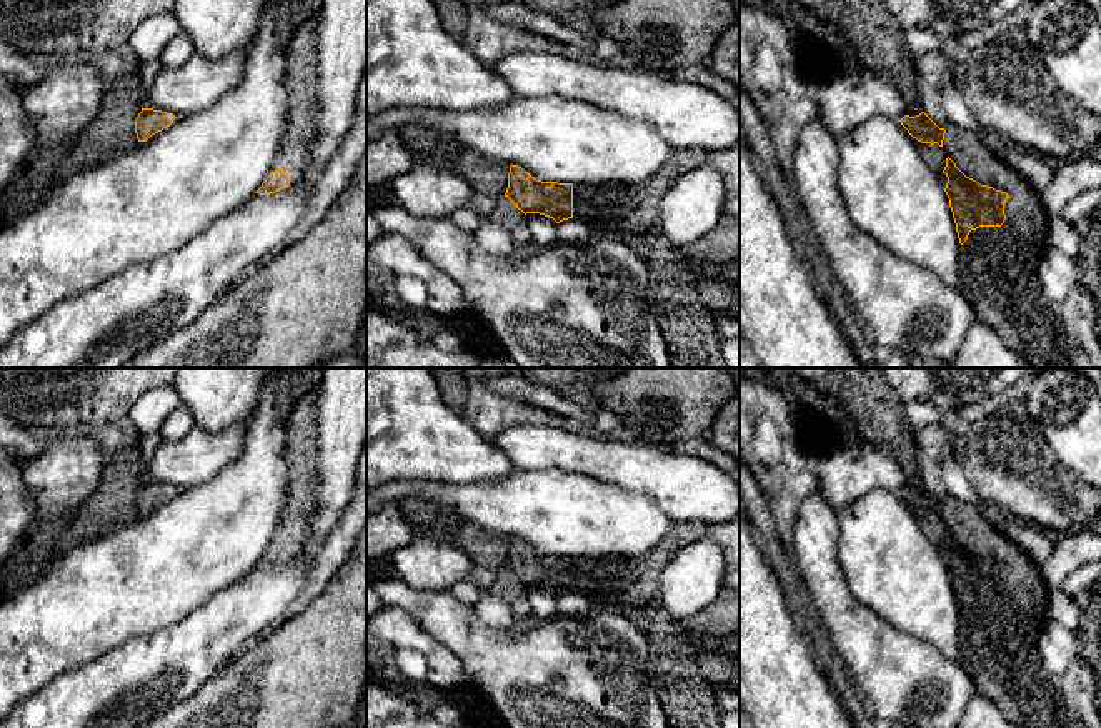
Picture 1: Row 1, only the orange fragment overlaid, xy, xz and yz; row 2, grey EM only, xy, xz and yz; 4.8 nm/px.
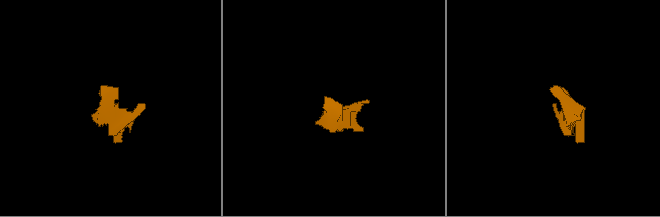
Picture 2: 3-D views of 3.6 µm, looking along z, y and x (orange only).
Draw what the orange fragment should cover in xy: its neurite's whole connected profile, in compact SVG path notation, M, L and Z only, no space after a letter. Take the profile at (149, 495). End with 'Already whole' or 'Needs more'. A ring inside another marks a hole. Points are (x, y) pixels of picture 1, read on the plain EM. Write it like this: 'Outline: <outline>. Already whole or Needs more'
Outline: M142 481L135 493L135 506L138 515L147 515L152 508L170 500L177 490L153 481Z. Already whole

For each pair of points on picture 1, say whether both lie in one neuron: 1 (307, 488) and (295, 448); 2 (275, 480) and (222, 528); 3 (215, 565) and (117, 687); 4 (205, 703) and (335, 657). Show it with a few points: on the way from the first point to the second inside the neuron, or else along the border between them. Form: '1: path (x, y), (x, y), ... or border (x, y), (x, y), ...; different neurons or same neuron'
1: path (300, 478), (300, 458); same neuron
2: path (262, 488), (235, 515); same neuron
3: border (199, 607), (172, 625), (135, 635), (129, 640); different neurons
4: path (237, 703), (272, 703), (303, 678); same neuron

